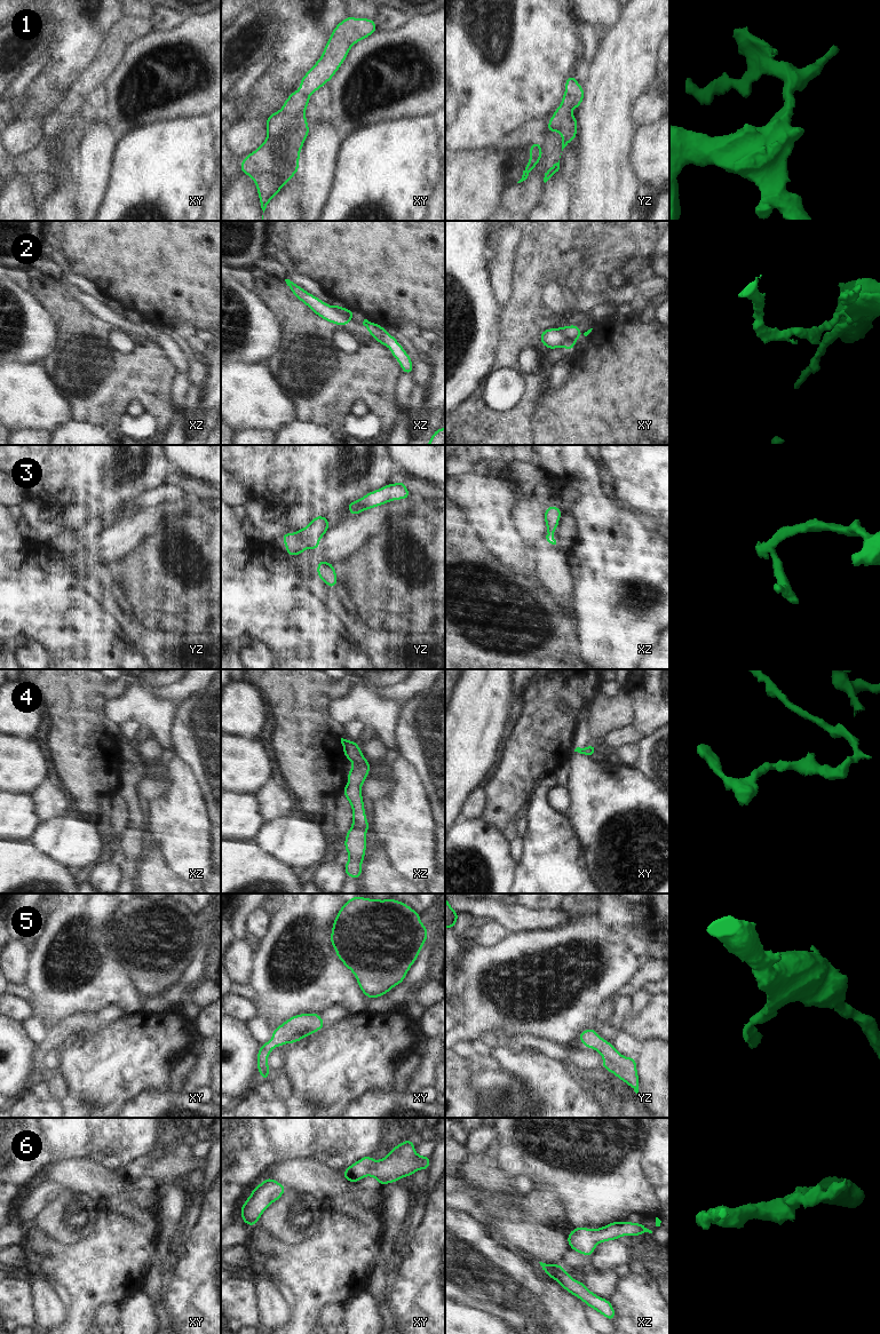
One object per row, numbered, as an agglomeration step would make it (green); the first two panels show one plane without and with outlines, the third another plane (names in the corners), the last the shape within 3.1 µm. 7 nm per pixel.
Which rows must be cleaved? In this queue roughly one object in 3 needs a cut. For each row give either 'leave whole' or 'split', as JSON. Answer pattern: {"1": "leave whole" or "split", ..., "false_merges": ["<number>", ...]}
{"1": "leave whole", "2": "split", "3": "leave whole", "4": "leave whole", "5": "leave whole", "6": "leave whole", "false_merges": ["2"]}

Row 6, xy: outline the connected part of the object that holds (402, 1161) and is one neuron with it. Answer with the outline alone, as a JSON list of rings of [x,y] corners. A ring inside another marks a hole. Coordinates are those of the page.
[[[405,1140],[393,1148],[383,1159],[374,1161],[371,1156],[363,1157],[341,1174],[350,1183],[370,1175],[382,1186],[398,1182],[402,1177],[409,1177],[417,1170],[428,1170],[429,1166],[430,1156],[420,1157],[414,1151],[414,1141]]]

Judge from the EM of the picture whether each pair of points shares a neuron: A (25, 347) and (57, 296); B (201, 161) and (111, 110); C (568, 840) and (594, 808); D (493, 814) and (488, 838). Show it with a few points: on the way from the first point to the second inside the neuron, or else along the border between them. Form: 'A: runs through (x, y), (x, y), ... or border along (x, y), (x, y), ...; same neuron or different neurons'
A: border along (30, 293), (52, 319), (57, 339); different neurons
B: border along (167, 119), (133, 127), (118, 140); different neurons
C: border along (564, 814), (578, 836); different neurons
D: border along (480, 817), (501, 831); different neurons

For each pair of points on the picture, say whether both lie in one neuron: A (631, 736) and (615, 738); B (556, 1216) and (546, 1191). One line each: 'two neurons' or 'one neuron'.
A: one neuron
B: one neuron

